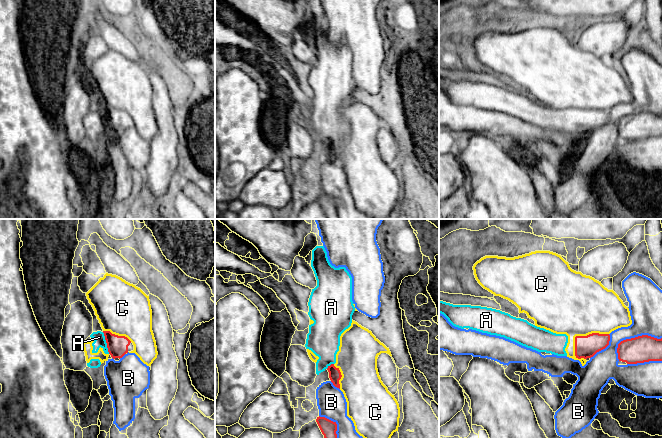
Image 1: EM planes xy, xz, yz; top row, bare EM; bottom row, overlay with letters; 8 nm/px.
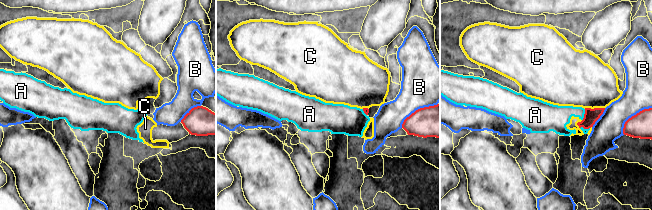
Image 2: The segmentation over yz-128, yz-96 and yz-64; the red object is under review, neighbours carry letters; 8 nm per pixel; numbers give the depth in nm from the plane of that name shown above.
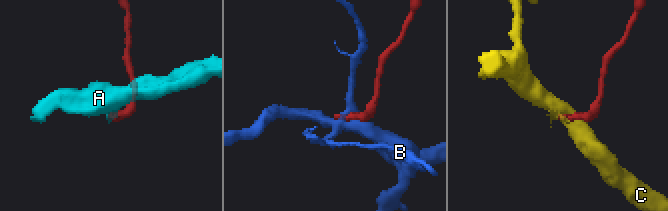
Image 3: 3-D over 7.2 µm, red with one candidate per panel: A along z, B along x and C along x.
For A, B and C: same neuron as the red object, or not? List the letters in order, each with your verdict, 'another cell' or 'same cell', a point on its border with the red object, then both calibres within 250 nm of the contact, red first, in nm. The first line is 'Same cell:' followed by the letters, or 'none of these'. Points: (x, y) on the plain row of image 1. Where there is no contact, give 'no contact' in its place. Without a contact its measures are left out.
Same cell: A
A: same cell; meets red in xy at (106, 118); 160 nm thick on the red side, 90 nm on the other
B: another cell; meets red in yz at (631, 114); 220 nm thick on the red side, 260 nm on the other
C: another cell; meets red in yz at (581, 112); 180 nm thick on the red side, 500 nm on the other

